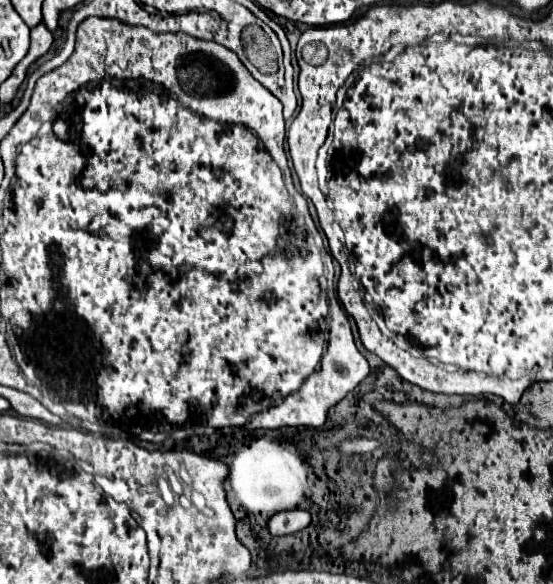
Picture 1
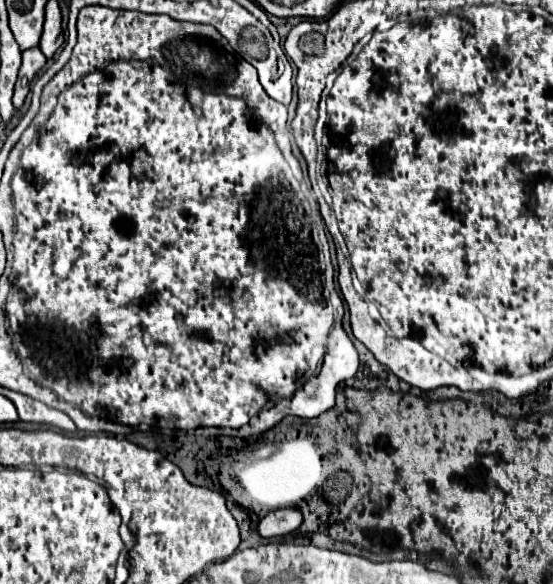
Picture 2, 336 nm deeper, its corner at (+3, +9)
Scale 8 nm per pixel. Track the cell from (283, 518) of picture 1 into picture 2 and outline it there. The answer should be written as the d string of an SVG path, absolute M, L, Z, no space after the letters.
M286 507L270 511L258 525L258 533L262 537L282 537L298 529L302 523L302 513L298 509Z

